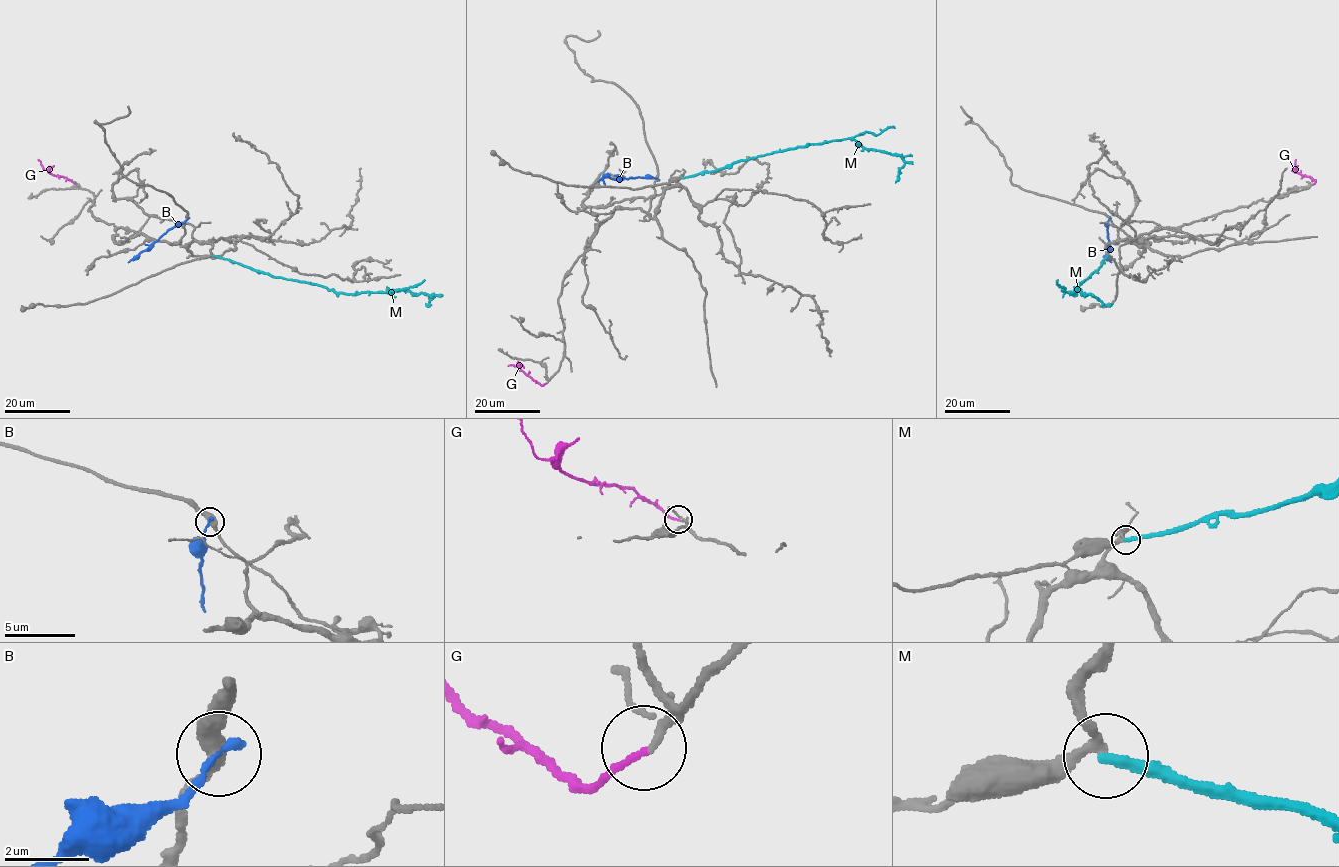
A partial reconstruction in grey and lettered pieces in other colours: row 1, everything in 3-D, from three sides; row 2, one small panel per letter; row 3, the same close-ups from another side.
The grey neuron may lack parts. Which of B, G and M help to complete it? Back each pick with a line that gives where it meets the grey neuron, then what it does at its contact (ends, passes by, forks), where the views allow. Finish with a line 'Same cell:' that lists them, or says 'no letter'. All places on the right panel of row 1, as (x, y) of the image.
G: (1312, 184) | it ends
Same cell: G

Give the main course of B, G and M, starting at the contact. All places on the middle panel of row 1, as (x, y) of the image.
B: (657, 179), (603, 177), (598, 181)
G: (547, 382), (541, 385), (516, 365), (508, 365)
M: (682, 178), (806, 145), (853, 139), (866, 148), (901, 156), (904, 165), (895, 183)

